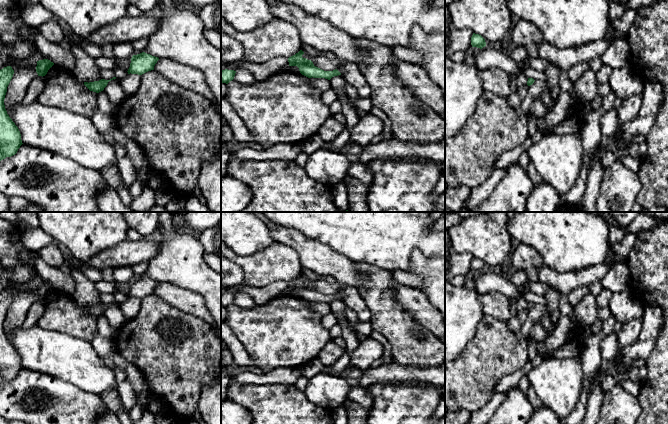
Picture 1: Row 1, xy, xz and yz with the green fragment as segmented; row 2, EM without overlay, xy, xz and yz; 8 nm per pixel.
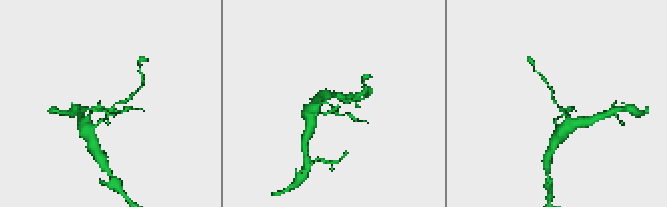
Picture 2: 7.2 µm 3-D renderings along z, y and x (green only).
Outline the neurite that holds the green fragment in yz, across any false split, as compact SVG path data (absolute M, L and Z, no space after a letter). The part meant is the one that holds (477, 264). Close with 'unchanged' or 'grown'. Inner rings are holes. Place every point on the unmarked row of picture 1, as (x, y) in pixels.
M473 257L471 261L471 269L472 271L477 271L477 272L482 273L483 271L486 270L486 266L485 266L485 263L481 259Z; unchanged

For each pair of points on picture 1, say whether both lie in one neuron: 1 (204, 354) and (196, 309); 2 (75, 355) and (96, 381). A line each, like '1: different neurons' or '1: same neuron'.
1: different neurons
2: same neuron

